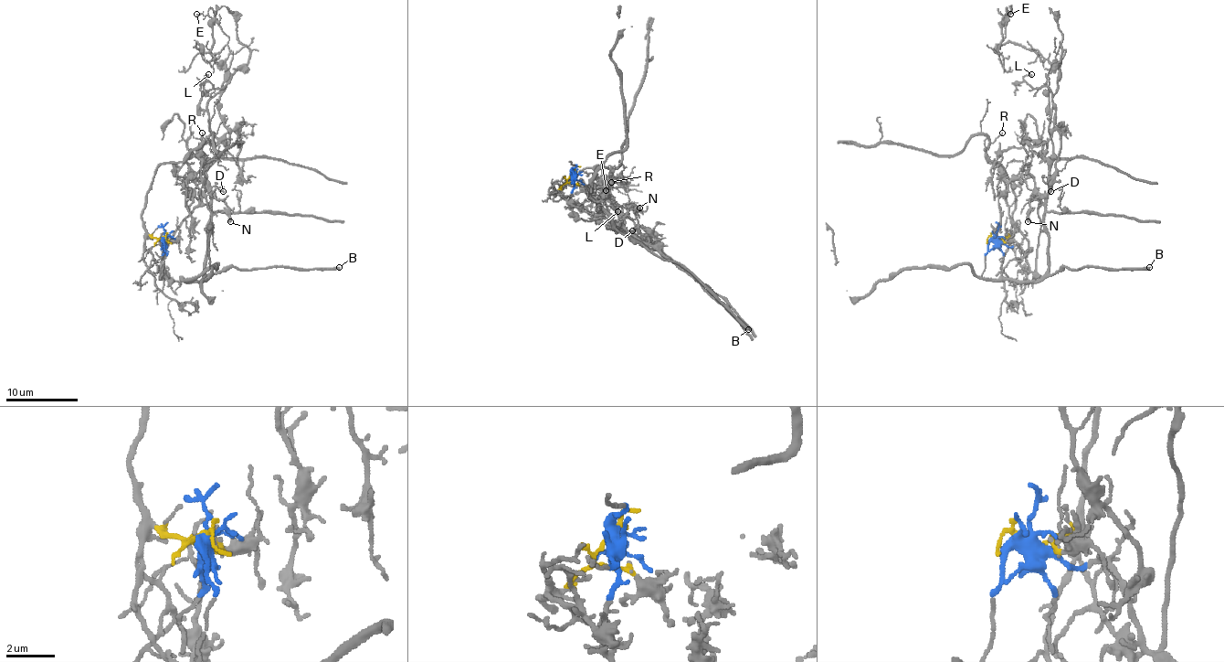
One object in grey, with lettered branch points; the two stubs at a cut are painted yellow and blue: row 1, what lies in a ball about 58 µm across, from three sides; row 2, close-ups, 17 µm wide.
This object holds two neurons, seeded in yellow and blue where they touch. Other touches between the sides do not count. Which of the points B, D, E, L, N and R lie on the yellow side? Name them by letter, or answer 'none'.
R

